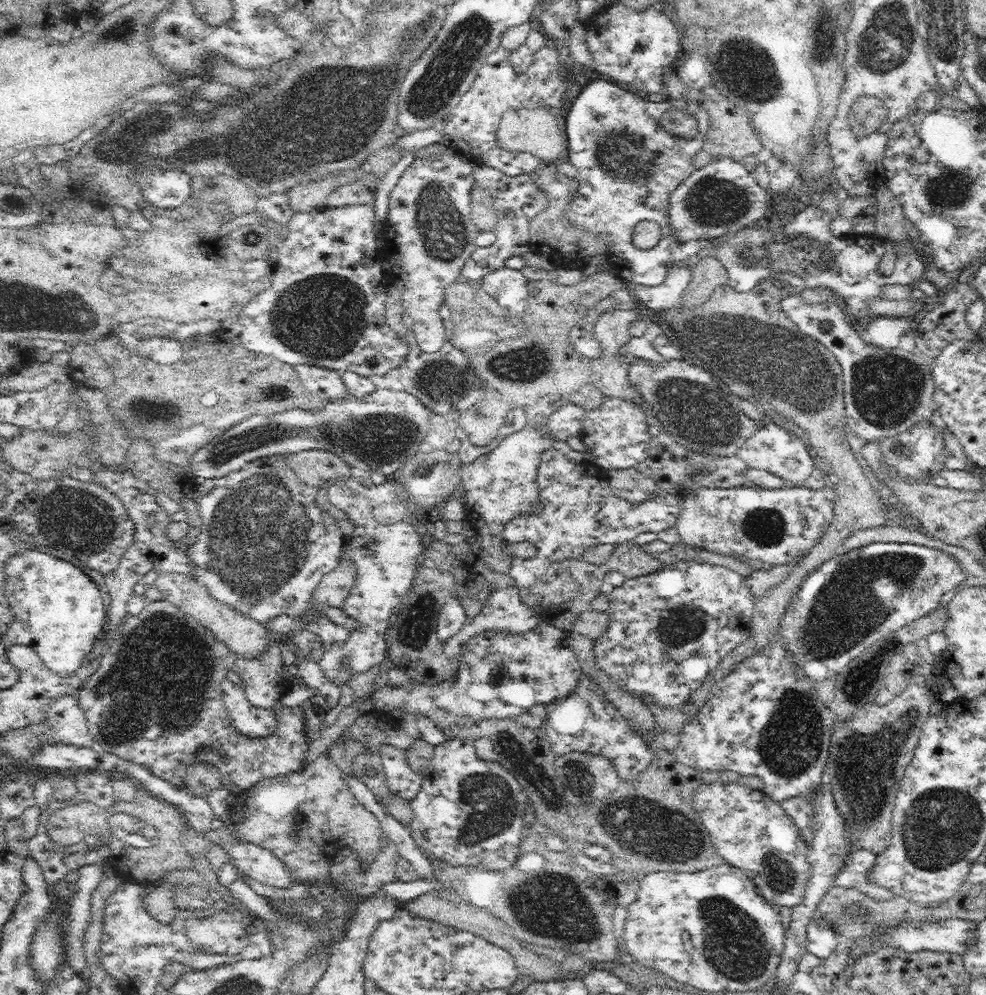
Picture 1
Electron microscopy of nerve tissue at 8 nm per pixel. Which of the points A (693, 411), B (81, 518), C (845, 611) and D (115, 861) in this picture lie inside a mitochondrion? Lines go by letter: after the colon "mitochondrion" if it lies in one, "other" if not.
A: mitochondrion
B: mitochondrion
C: mitochondrion
D: other

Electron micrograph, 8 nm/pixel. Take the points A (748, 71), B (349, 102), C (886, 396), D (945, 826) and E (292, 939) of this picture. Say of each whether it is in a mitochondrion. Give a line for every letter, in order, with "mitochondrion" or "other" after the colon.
A: mitochondrion
B: mitochondrion
C: mitochondrion
D: mitochondrion
E: other

